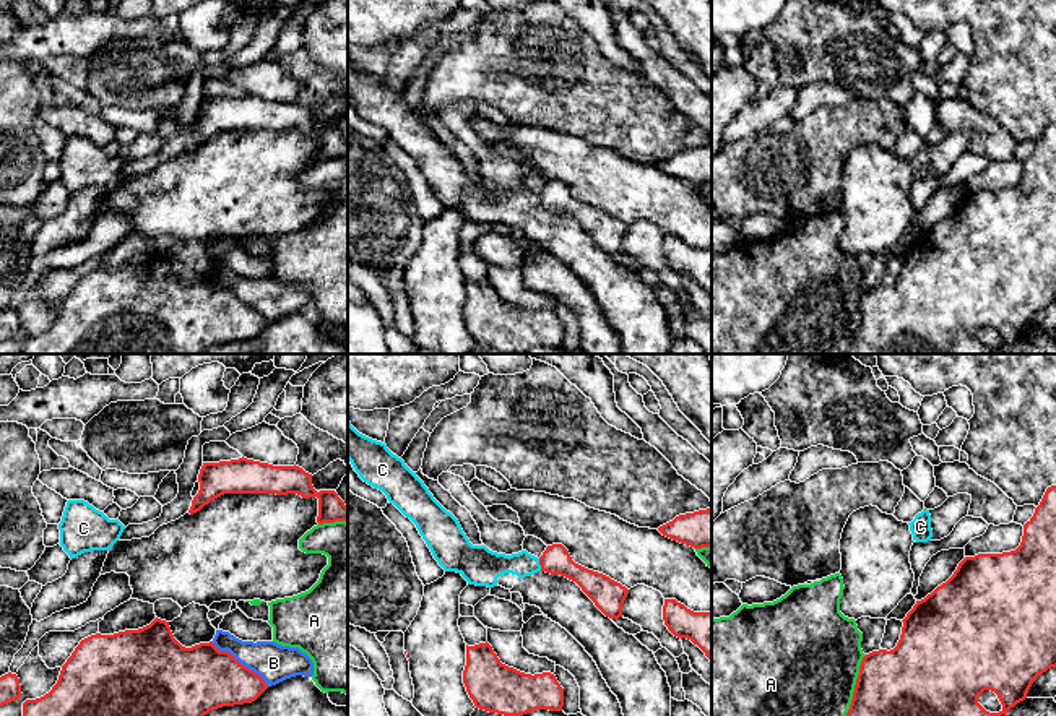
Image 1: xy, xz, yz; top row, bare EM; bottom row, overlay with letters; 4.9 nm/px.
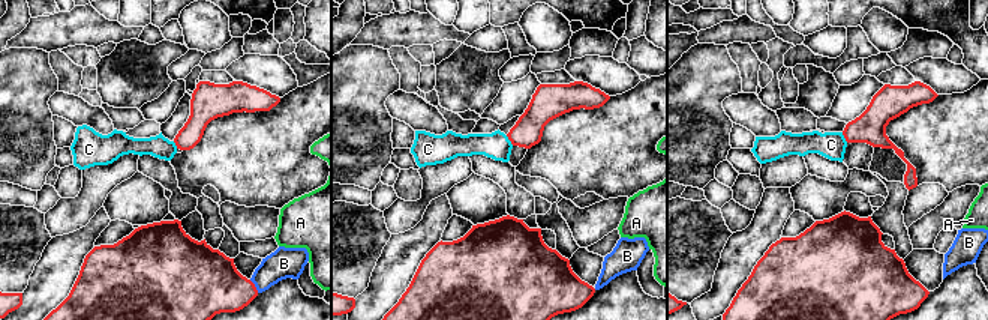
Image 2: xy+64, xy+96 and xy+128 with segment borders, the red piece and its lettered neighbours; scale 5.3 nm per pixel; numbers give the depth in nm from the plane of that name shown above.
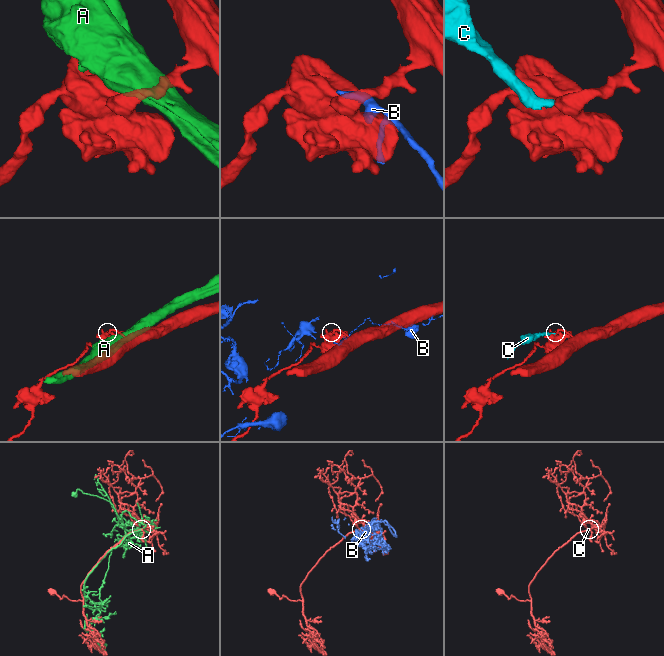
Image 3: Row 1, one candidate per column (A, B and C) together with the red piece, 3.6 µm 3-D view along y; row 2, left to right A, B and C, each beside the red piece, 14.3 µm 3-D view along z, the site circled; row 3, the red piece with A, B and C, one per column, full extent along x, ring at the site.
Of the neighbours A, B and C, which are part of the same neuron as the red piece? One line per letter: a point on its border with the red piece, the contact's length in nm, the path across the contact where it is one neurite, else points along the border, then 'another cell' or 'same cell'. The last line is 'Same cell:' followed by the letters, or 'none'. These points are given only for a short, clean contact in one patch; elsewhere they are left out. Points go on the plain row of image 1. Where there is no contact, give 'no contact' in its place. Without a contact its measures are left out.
A: contact yz (855, 322); length 340 nm; another cell
B: contact xy (239, 299); length 360 nm; another cell
C: contact xz (540, 200); length 70 nm; border xz (538, 195), (541, 207); another cell
Same cell: none

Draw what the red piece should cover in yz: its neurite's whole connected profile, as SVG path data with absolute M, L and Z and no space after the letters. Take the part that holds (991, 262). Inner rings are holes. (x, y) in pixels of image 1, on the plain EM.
M1056 122L1046 125L1033 153L1024 161L1022 179L1015 187L965 193L954 211L924 235L916 237L902 258L902 271L894 286L872 287L863 294L853 336L845 354L1009 354L1007 347L1027 334L1035 315L1056 304ZM985 326L998 331L1002 341L999 349L989 349L978 339L978 333Z

